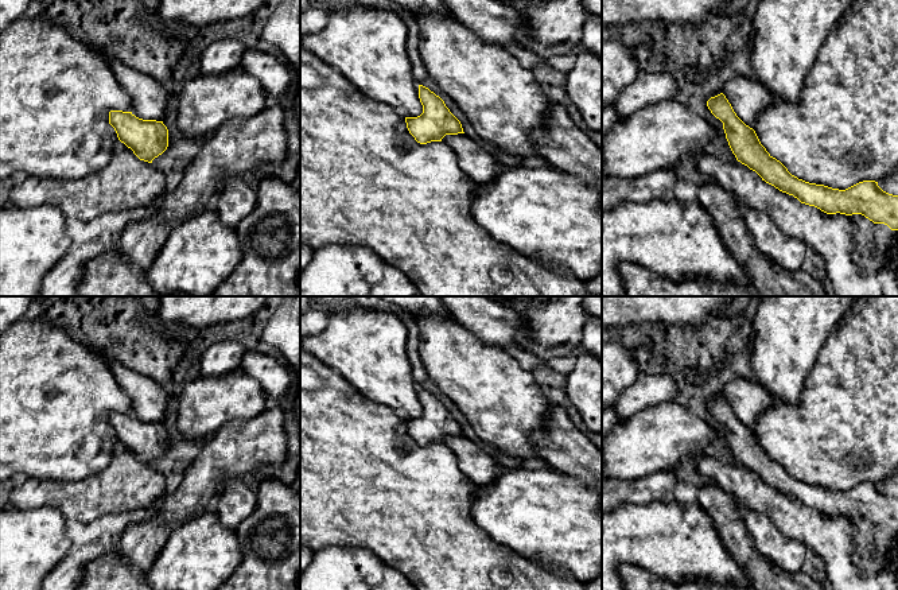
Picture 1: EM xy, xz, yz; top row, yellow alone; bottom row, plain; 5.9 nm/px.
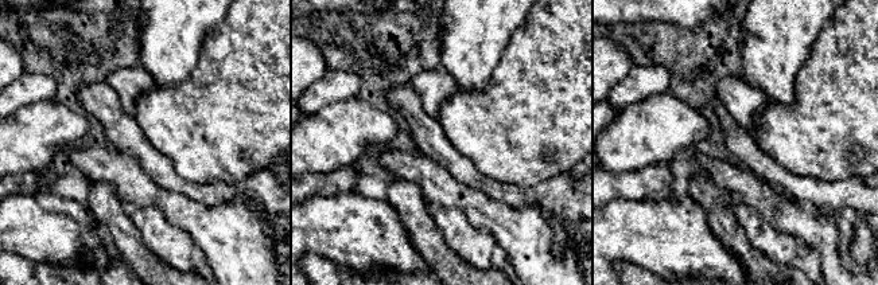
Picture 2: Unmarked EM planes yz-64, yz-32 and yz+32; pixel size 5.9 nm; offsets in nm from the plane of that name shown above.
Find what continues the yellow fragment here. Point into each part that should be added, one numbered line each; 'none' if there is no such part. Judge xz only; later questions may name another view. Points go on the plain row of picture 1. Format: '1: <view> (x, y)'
1: xz (475, 464)

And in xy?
1: xy (148, 399)

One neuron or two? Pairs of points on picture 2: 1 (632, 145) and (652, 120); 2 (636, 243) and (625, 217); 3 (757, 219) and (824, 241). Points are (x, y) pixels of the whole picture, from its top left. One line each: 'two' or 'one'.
1: one
2: one
3: two

